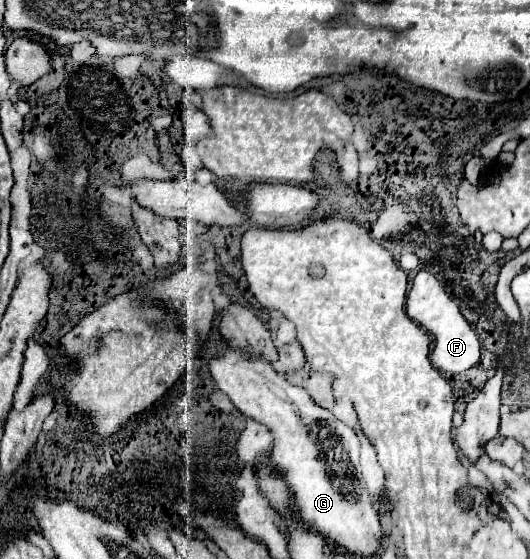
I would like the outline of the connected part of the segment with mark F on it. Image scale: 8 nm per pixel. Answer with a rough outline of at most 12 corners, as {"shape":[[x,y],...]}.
{"shape":[[431,272],[415,276],[407,314],[433,336],[445,376],[479,360],[479,340]]}

